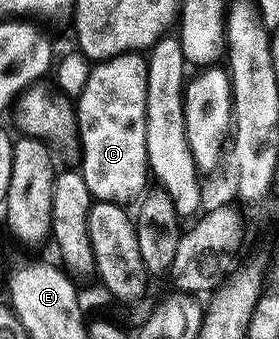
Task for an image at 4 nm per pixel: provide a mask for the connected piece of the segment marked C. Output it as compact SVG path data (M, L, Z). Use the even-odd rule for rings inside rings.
M127 53L125 55L113 55L110 59L103 59L95 62L90 69L90 76L84 85L82 92L76 97L76 118L78 121L78 137L80 140L80 156L82 155L82 164L80 170L84 181L88 185L91 196L95 200L104 203L129 204L129 199L137 200L143 194L147 186L148 164L146 162L146 59L138 53Z

